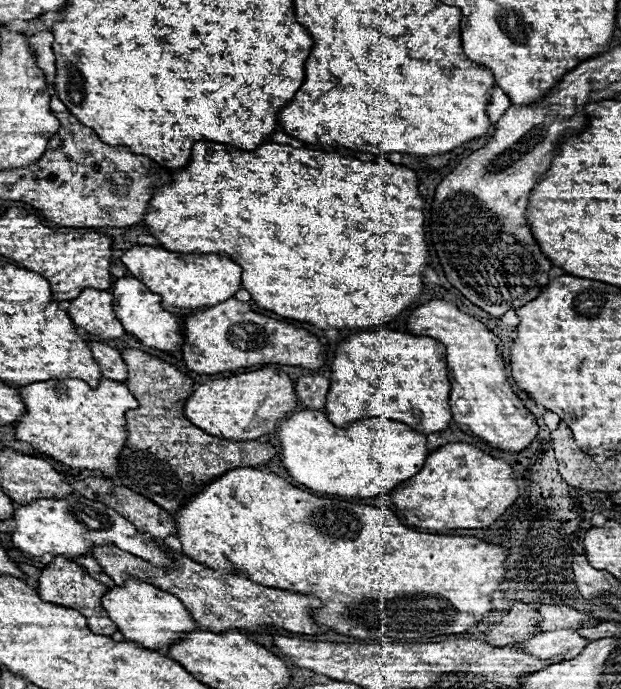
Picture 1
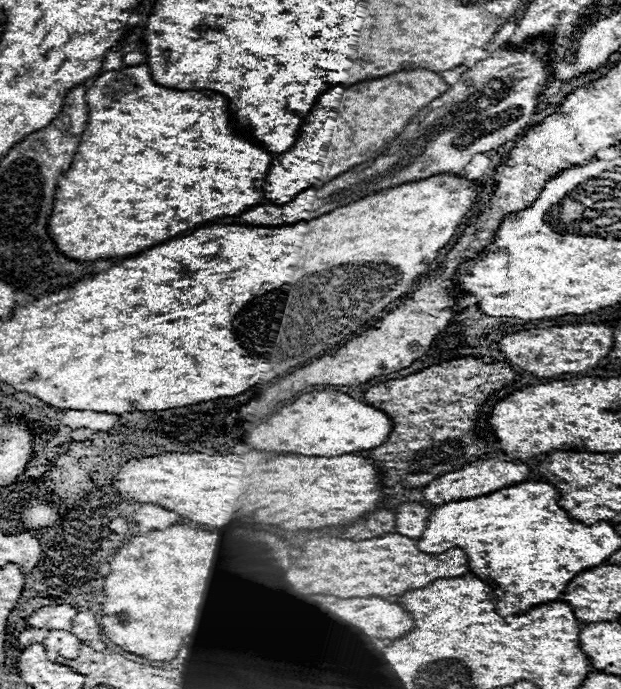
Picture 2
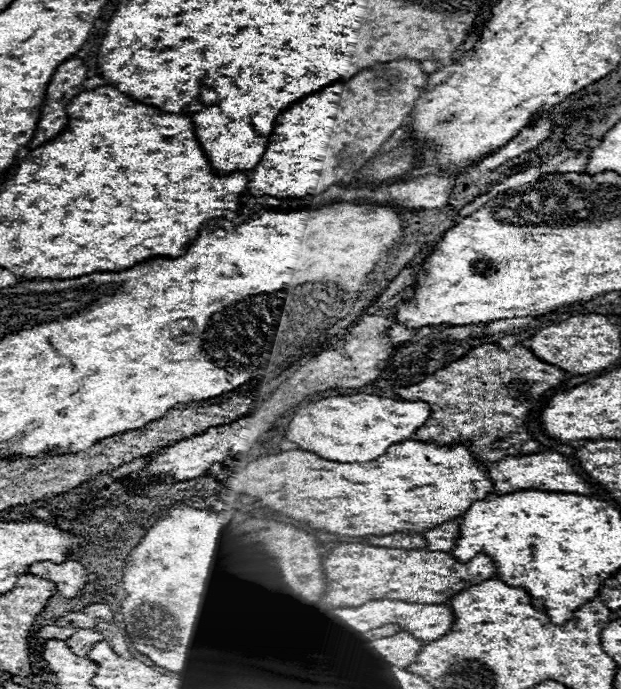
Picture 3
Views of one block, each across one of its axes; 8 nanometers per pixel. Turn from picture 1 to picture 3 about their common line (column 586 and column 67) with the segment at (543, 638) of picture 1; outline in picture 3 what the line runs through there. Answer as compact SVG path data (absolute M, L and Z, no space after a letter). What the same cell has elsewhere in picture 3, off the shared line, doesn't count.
M78 628L76 634L66 640L66 644L74 650L74 654L86 656L92 650L92 646L96 642L102 642L102 640L104 640L104 636L100 632L96 632L96 630L92 630L92 628Z

